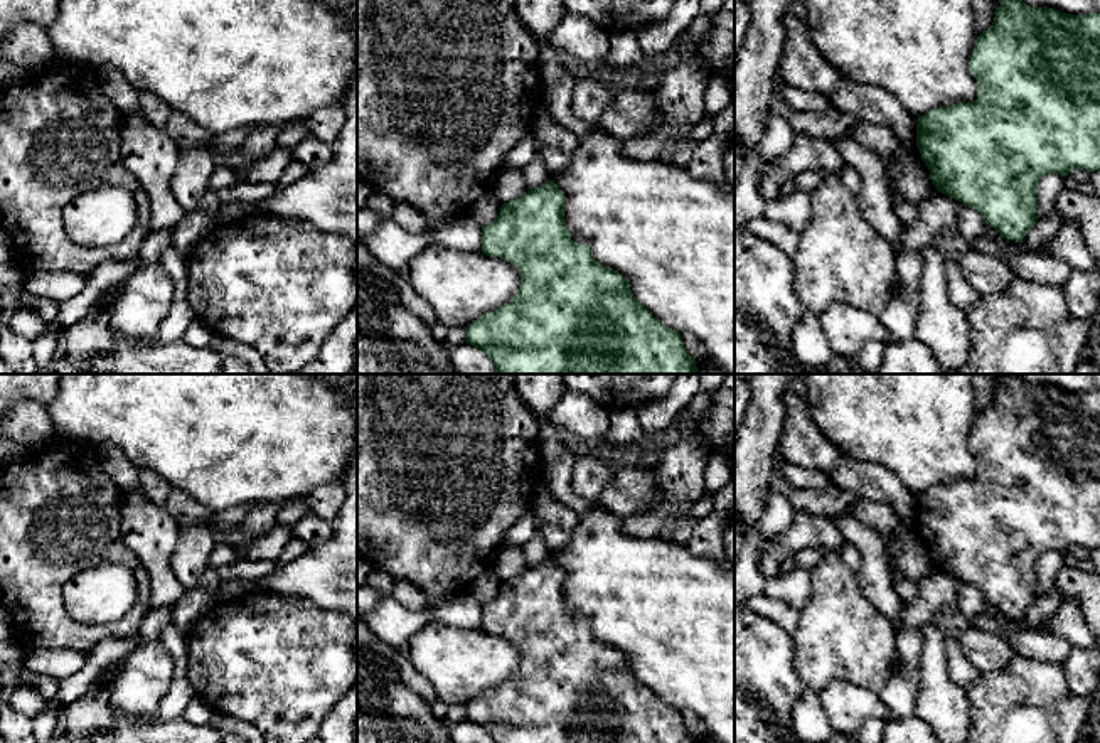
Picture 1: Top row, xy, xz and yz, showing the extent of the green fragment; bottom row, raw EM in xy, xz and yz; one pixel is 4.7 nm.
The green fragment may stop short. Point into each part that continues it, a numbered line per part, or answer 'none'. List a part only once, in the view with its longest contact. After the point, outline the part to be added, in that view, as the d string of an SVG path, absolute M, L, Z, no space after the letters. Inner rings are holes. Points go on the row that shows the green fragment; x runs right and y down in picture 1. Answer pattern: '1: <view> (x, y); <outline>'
none

